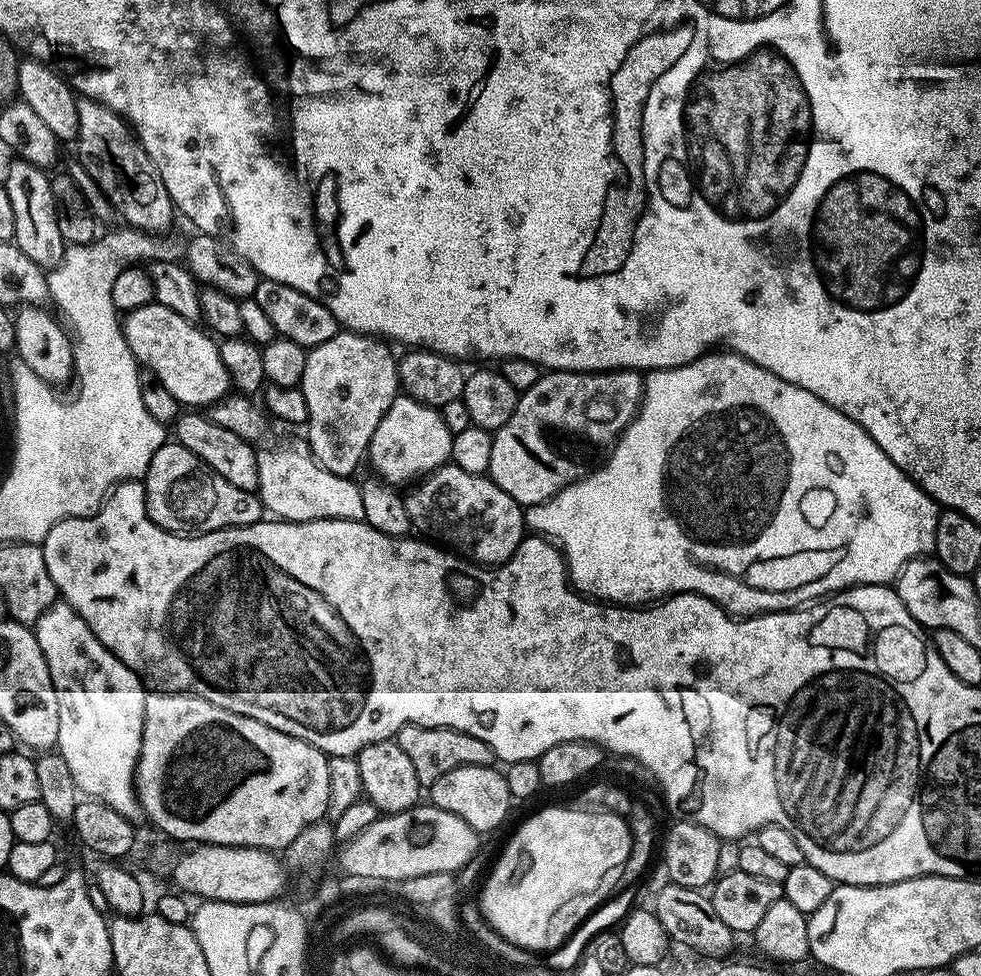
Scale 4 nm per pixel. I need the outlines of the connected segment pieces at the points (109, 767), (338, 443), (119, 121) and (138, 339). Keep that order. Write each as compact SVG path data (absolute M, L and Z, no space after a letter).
M57 602L51 608L47 608L39 622L34 625L34 631L38 638L38 646L42 646L46 666L50 666L50 678L54 682L54 694L58 694L58 742L55 751L59 752L62 758L66 758L66 766L70 766L70 774L73 776L77 788L85 797L102 801L106 806L110 806L110 810L118 810L118 814L122 814L127 820L139 821L142 813L140 802L136 799L135 782L136 763L142 748L142 722L144 721L144 697L146 695L144 681L134 674L134 670L126 667L110 650L106 650L106 646L102 646L102 642L98 642L94 630L90 630L90 626L86 626L86 622L69 604Z
M341 330L334 338L307 351L306 367L298 385L308 414L304 434L319 465L336 475L355 475L380 420L399 395L398 360L389 348L377 337Z
M80 98L76 106L78 132L74 141L75 159L84 167L86 174L94 178L102 194L112 203L117 217L127 227L153 234L167 233L178 213L162 182L162 174L158 174L154 162L150 162L150 154L146 154L128 121L96 100Z
M155 302L127 313L122 323L124 337L136 355L136 363L149 368L182 406L204 410L229 395L232 380L226 374L226 366L222 366L219 343L203 327Z

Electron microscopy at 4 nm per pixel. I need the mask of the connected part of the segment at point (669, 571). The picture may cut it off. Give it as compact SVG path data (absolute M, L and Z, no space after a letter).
M712 350L689 364L649 371L644 376L640 411L628 423L603 463L546 502L531 505L525 511L524 522L529 533L539 534L559 545L568 566L569 581L585 597L621 606L648 606L675 596L677 592L696 592L719 604L733 617L747 618L763 612L787 612L808 606L859 584L891 585L911 560L927 557L935 549L941 511L941 505L886 458L882 446L866 434L861 424L834 410L834 406L810 394L810 390L802 390L770 374L770 370L736 352Z

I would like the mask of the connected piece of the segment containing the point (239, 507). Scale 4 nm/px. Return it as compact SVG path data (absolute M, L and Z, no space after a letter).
M165 442L158 454L150 458L150 466L142 478L142 483L148 503L148 516L159 528L165 528L167 532L199 534L217 532L219 528L245 528L257 524L266 512L256 492L247 492L234 486L234 482L226 482L222 474L215 472L209 464L202 462L202 458L198 458L198 454L186 450L186 446L179 442Z

